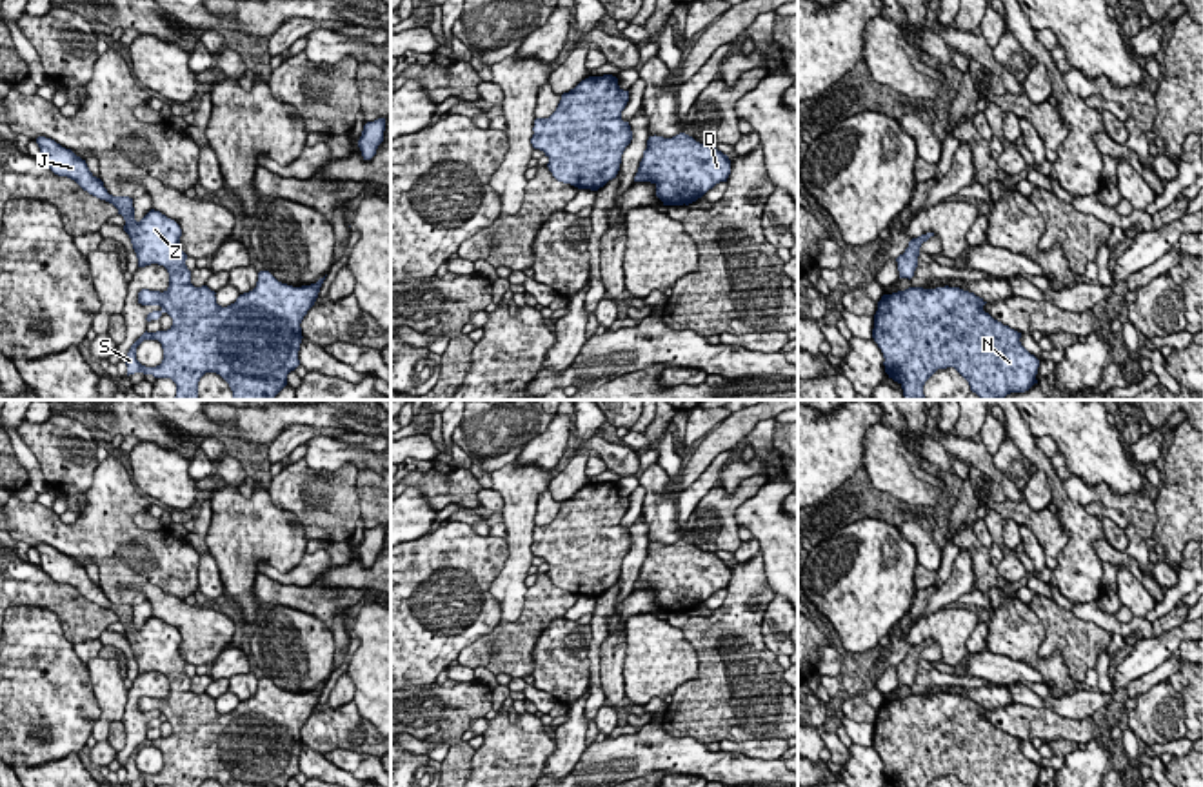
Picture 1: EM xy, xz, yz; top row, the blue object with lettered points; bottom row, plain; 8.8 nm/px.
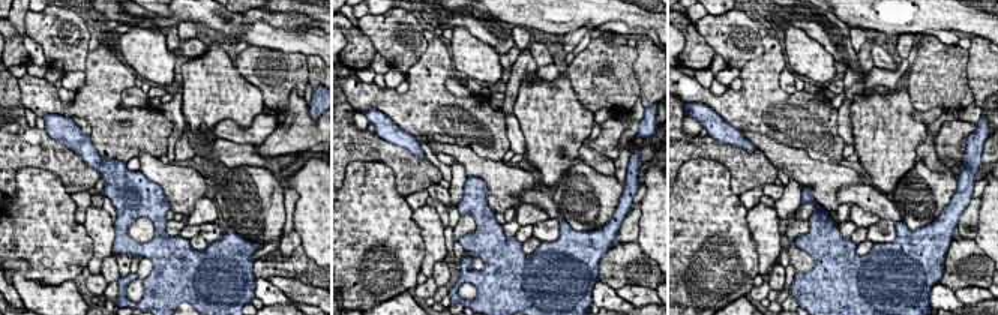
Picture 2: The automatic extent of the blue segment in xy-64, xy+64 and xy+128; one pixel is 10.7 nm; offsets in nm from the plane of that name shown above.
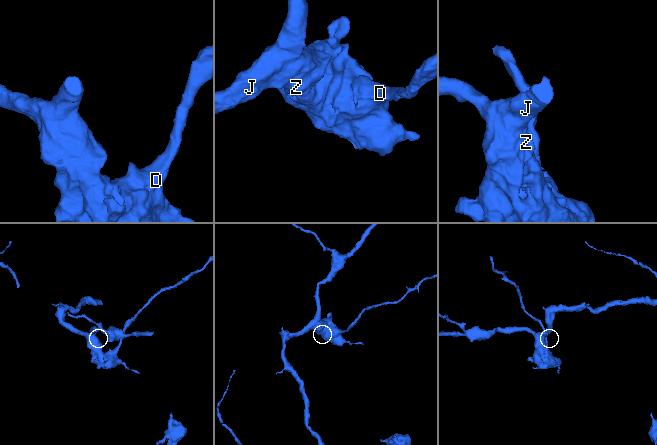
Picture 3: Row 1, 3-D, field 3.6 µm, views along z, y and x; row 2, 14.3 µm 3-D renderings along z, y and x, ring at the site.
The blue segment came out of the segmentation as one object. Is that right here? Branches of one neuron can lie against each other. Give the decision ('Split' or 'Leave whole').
Leave whole

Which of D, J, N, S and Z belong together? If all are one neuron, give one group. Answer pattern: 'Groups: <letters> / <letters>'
Groups: D J N S Z

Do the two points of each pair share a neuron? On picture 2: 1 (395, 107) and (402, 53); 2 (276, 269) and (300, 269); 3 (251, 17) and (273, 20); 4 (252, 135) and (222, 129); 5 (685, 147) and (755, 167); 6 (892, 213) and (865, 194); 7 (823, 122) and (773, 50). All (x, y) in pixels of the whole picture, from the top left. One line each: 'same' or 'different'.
1: different
2: same
3: same
4: same
5: same
6: same
7: same

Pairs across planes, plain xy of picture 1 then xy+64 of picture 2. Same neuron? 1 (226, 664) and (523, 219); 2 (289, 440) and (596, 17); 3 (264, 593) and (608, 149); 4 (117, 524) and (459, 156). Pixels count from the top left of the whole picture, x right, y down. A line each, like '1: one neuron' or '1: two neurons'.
1: one neuron
2: two neurons
3: two neurons
4: two neurons

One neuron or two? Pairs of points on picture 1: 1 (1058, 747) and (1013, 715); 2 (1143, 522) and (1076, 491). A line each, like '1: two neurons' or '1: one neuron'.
1: two neurons
2: one neuron

